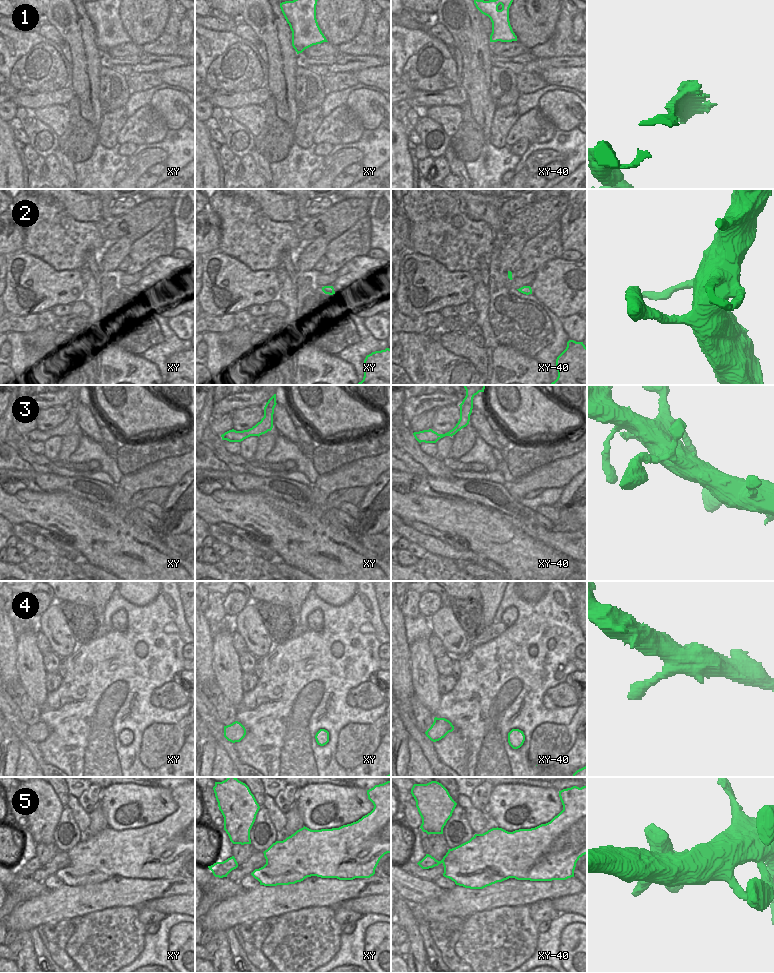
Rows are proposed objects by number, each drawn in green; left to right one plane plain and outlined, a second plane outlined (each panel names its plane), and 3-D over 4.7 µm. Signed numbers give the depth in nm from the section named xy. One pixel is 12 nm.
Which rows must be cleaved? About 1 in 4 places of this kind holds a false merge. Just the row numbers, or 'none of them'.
none of them

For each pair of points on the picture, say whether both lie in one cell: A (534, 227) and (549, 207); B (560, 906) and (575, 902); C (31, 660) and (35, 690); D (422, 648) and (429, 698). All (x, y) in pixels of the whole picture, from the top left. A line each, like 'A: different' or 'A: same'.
A: same
B: same
C: same
D: same

